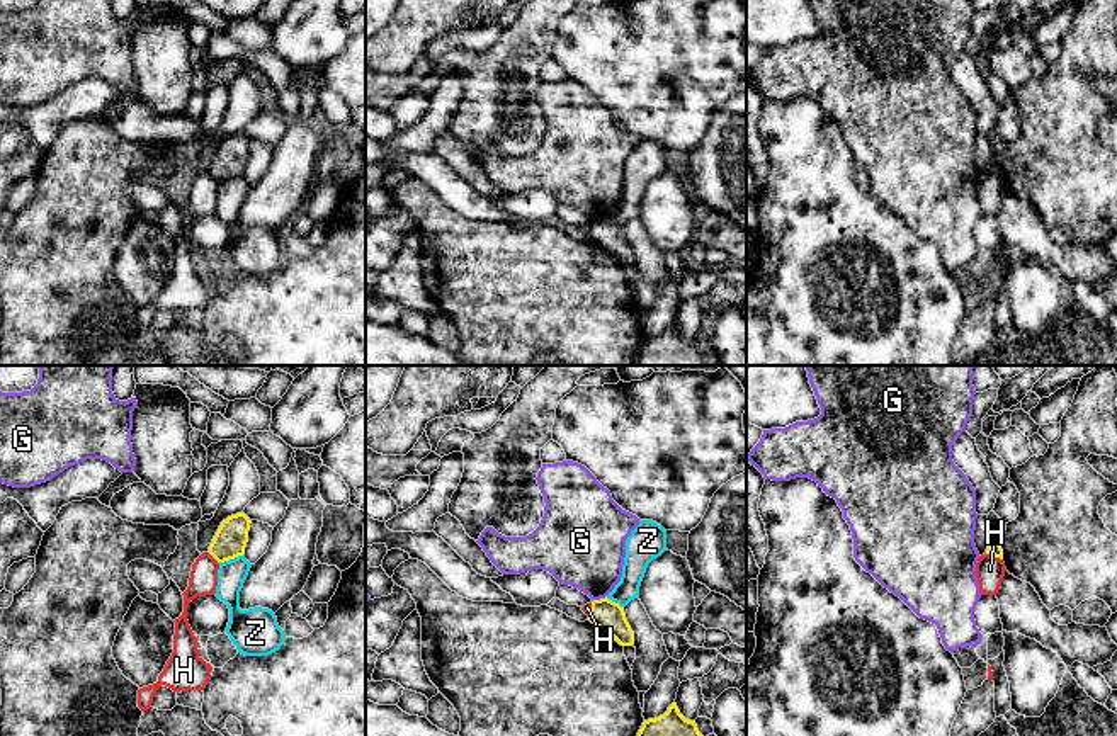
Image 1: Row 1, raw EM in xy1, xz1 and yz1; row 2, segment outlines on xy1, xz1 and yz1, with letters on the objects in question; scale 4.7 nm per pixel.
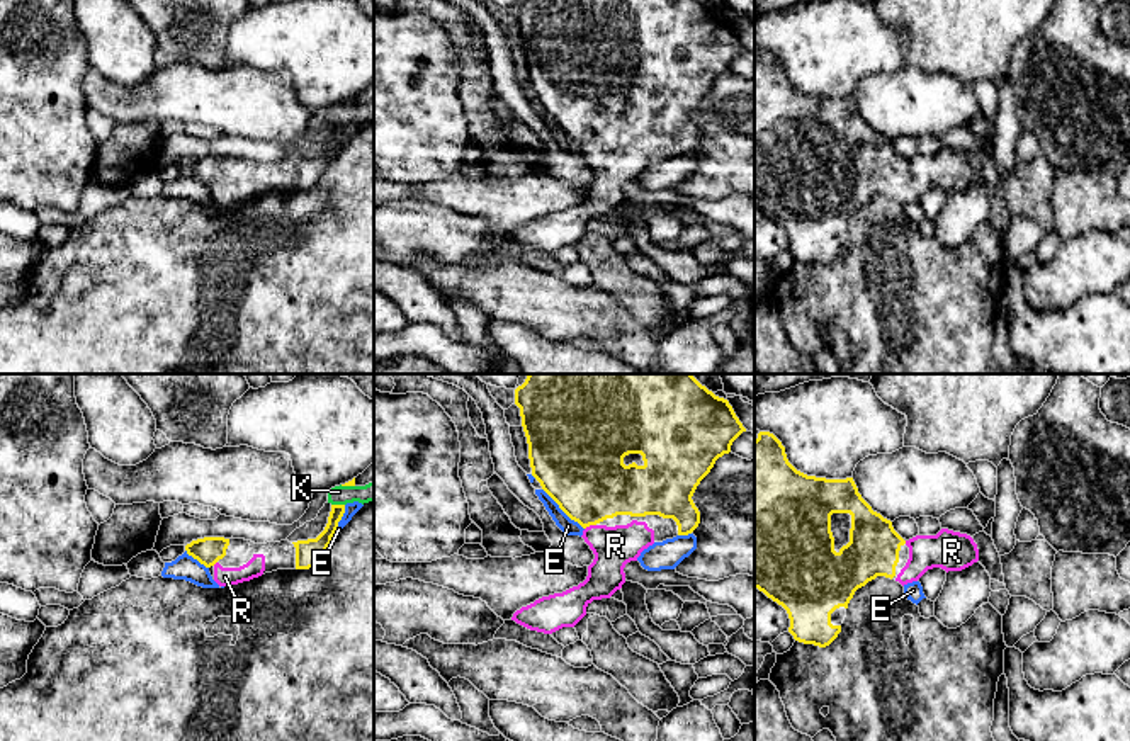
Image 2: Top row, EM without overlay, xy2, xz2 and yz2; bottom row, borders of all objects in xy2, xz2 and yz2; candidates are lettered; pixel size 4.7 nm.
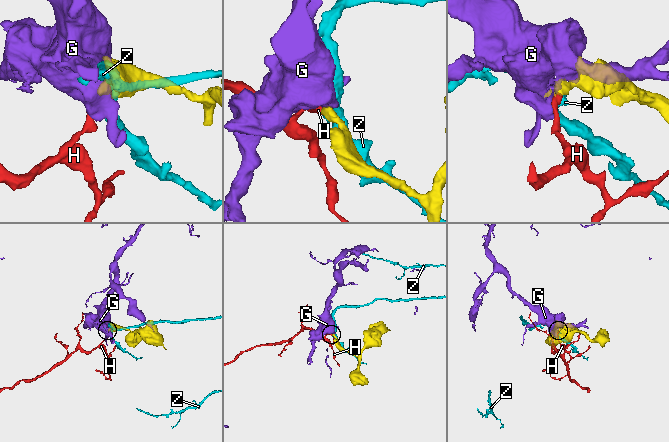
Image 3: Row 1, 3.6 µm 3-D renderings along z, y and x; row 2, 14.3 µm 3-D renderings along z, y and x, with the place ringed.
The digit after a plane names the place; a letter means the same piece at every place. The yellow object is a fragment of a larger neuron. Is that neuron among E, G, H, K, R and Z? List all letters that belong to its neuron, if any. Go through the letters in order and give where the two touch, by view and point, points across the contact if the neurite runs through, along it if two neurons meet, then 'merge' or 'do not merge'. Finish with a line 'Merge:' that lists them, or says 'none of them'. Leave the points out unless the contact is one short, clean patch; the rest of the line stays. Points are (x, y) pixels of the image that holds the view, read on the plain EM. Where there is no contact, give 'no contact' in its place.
E: contact xz2 (563, 130); do not merge
G: contact xz1 (601, 218); border xz1 (606, 215), (594, 220); do not merge
H: contact yz1 (995, 175); border yz1 (986, 172), (1002, 179); do not merge
K: contact xy2 (338, 124); border xy2 (332, 123), (344, 124); do not merge
R: contact xz2 (590, 143); merge
Z: contact xy1 (230, 177); border xy1 (242, 174), (220, 182); do not merge
Merge: R

